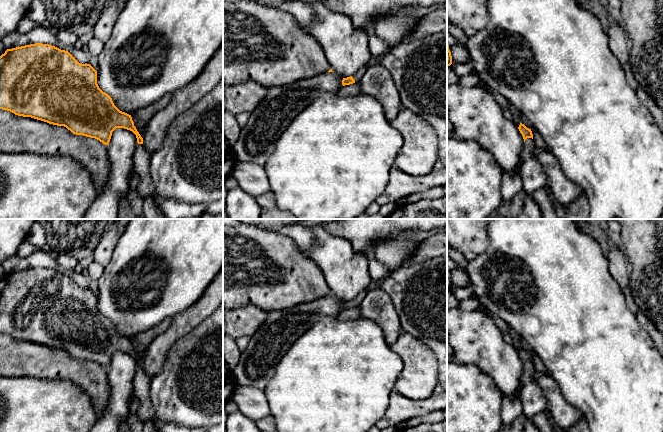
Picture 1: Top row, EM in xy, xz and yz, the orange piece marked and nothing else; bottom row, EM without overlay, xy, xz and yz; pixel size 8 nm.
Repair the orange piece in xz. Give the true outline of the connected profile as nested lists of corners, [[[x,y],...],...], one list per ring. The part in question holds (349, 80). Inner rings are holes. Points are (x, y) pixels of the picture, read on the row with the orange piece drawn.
[[[368,65],[360,68],[353,76],[343,78],[342,85],[345,86],[345,85],[353,84],[353,83],[358,83],[359,80],[362,78],[362,76],[367,71],[367,68],[368,68]]]

